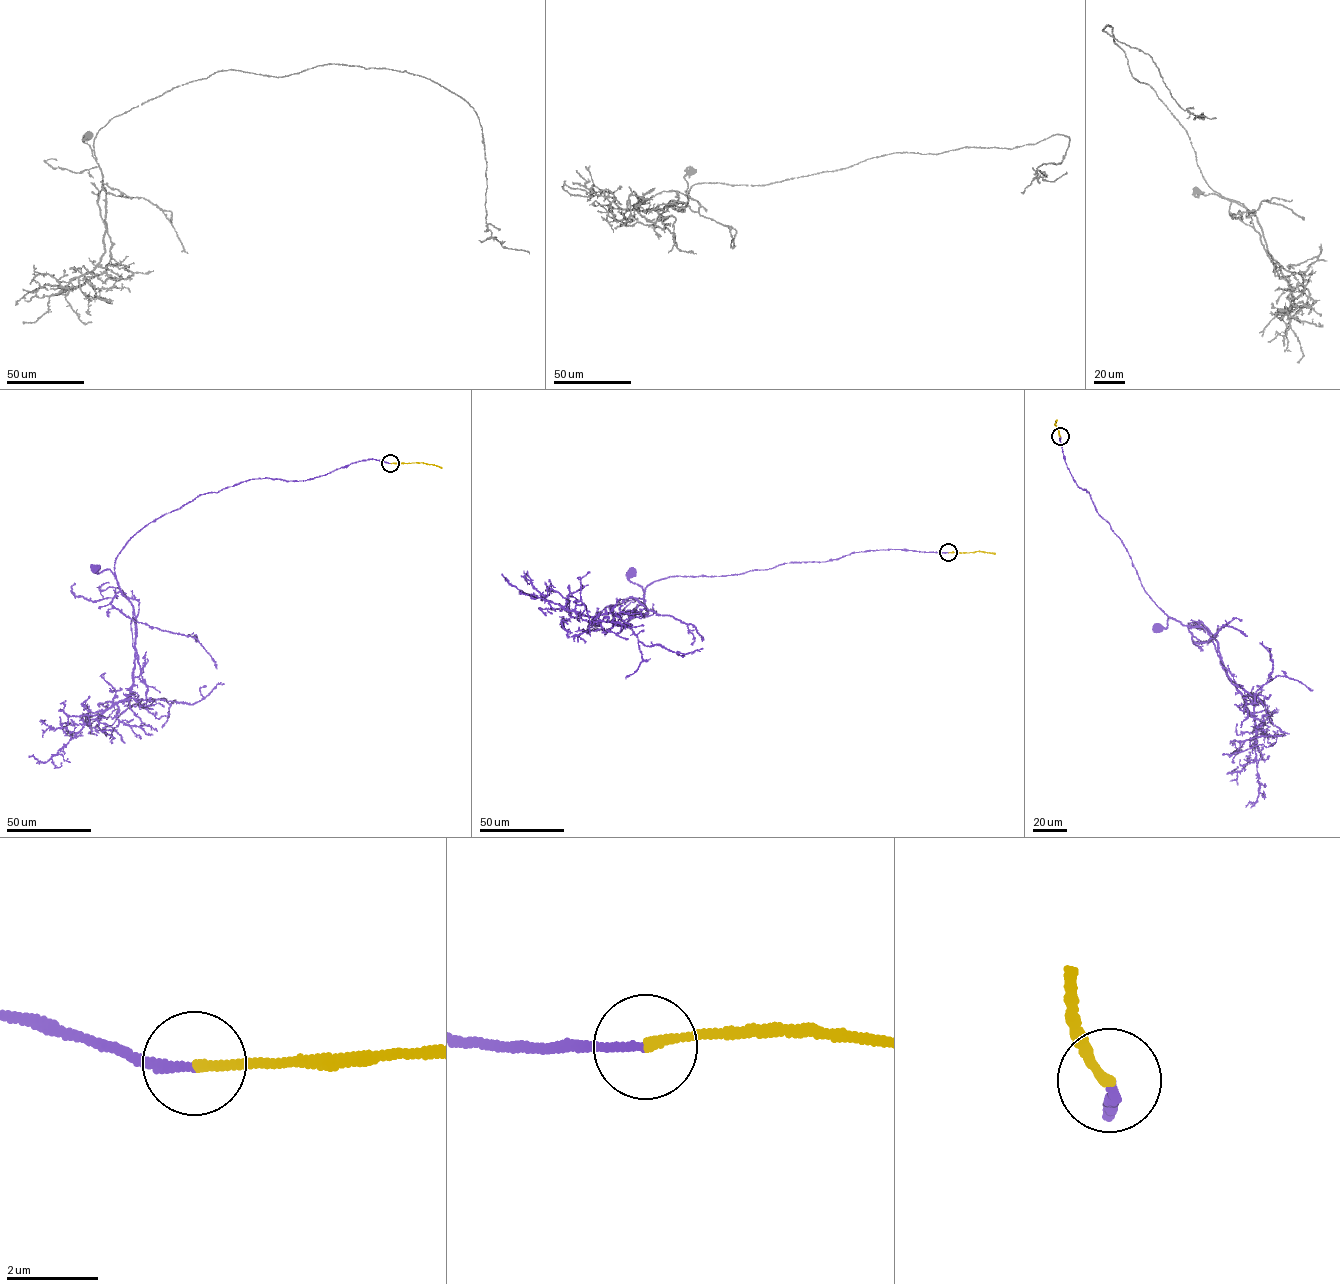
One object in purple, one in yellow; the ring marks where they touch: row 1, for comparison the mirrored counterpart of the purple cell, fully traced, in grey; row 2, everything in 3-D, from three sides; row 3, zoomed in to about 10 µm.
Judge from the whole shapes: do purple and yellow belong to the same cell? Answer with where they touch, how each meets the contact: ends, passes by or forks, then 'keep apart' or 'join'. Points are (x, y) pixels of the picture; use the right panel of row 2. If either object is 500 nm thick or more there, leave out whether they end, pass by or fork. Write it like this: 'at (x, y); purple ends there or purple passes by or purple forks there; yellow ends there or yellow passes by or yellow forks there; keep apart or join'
at (1060, 436); purple ends there; yellow ends there; join

